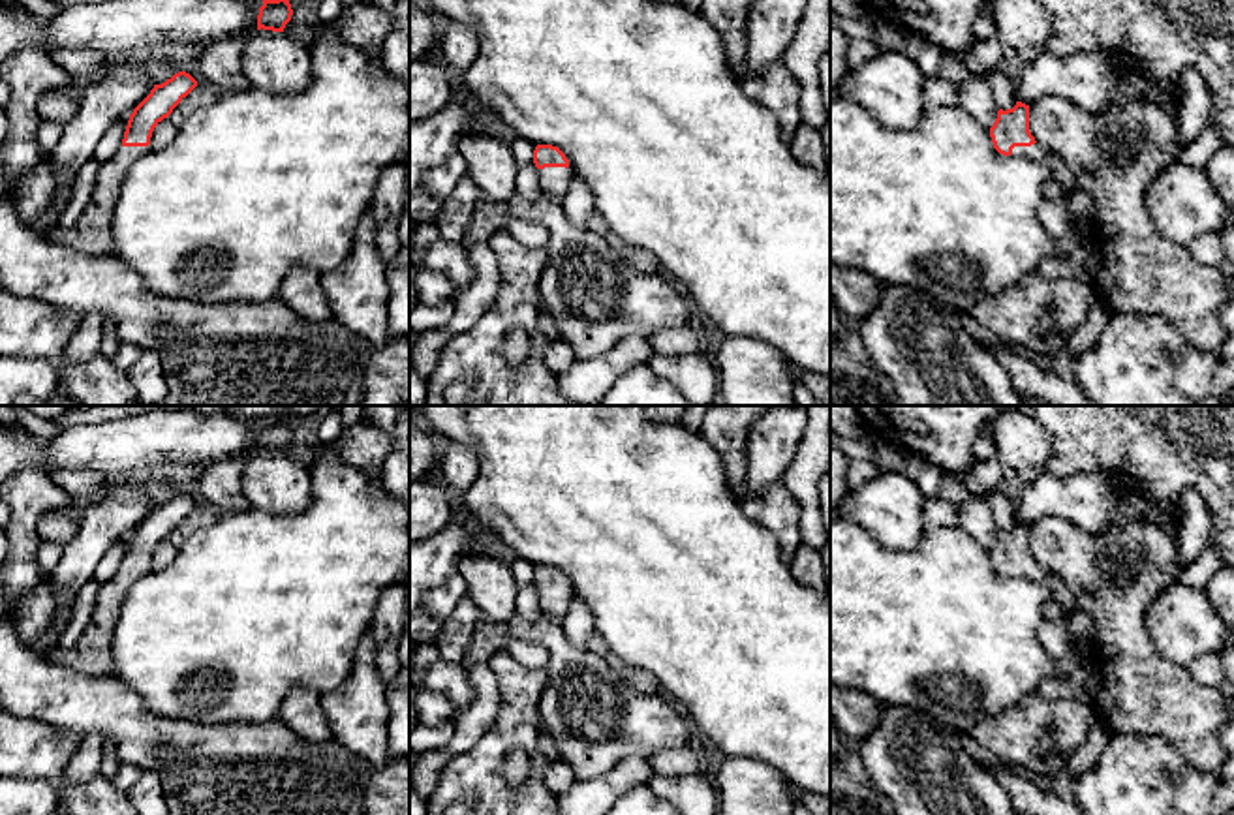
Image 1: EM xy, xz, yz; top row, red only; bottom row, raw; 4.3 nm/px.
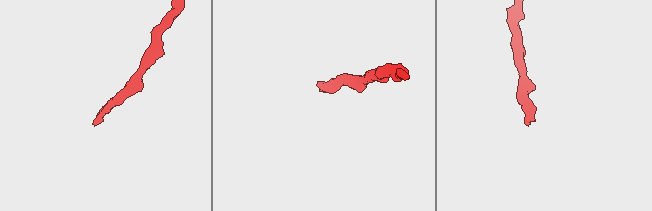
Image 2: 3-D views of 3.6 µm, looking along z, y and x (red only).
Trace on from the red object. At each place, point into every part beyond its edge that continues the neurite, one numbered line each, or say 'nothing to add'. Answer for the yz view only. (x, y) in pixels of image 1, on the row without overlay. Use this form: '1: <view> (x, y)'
1: yz (1035, 573)

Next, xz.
1: xz (553, 601)

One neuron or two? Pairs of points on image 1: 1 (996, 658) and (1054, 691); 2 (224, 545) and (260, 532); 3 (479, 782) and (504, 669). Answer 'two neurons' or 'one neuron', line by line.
1: two neurons
2: one neuron
3: one neuron

